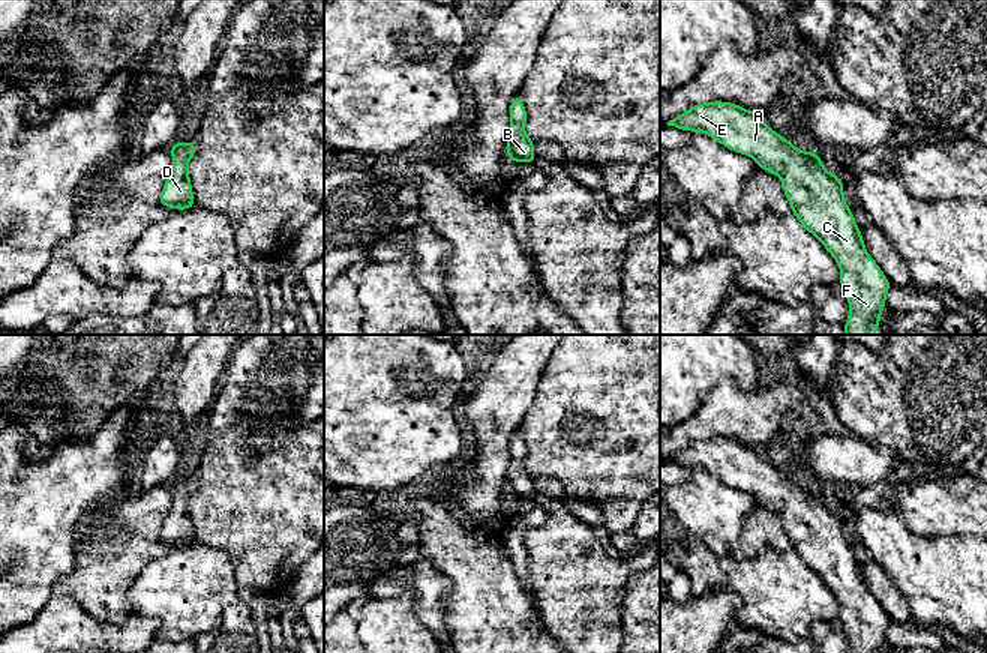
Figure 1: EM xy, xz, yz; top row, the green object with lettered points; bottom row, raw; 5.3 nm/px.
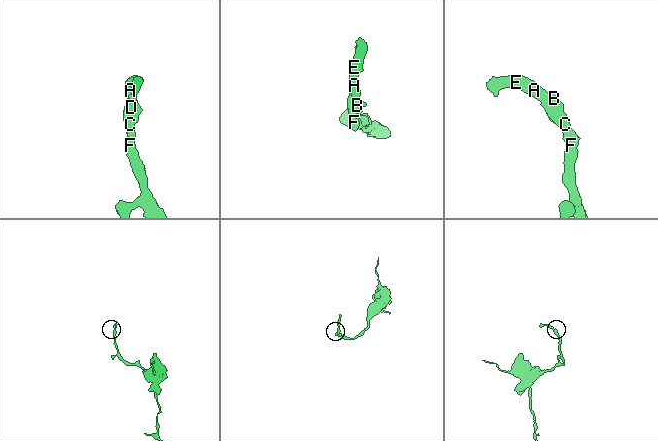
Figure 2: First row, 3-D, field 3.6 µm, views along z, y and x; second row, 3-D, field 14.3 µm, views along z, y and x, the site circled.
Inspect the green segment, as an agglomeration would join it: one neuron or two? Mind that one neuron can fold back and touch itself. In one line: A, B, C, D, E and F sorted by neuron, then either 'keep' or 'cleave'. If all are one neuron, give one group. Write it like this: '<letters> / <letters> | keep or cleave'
A B C D E F | keep

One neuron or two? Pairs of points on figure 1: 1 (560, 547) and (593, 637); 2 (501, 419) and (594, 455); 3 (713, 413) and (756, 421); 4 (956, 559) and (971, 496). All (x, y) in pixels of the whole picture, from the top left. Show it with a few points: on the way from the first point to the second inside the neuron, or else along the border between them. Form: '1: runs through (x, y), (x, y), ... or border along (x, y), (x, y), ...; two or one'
1: runs through (569, 569), (578, 586), (582, 614); one
2: border along (537, 395), (516, 428); two
3: runs through (723, 413), (746, 416); one
4: border along (971, 535), (926, 536); two

